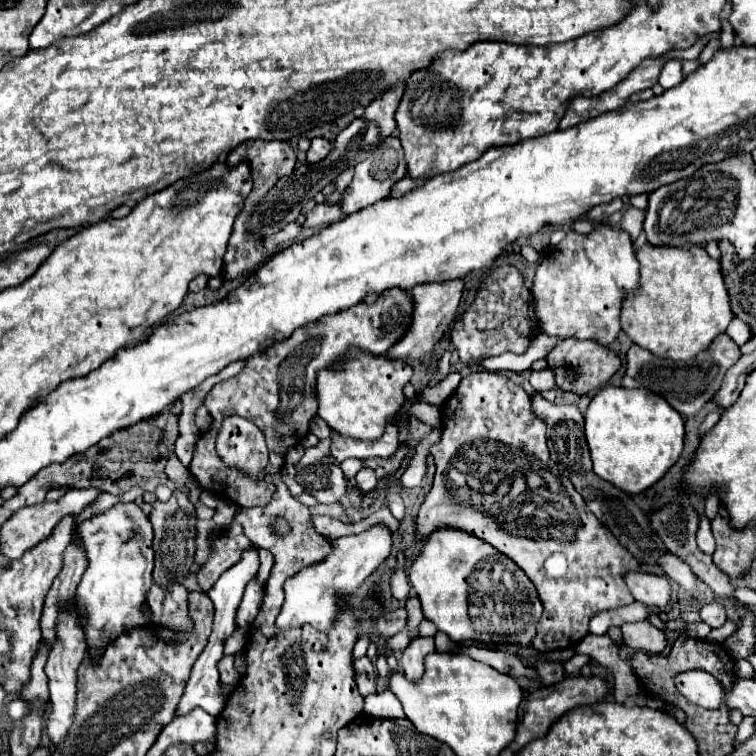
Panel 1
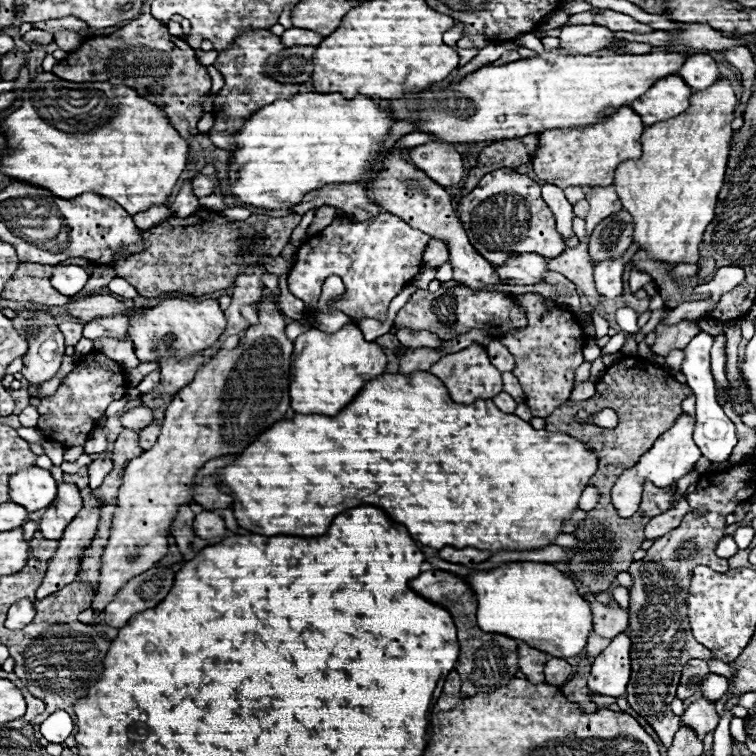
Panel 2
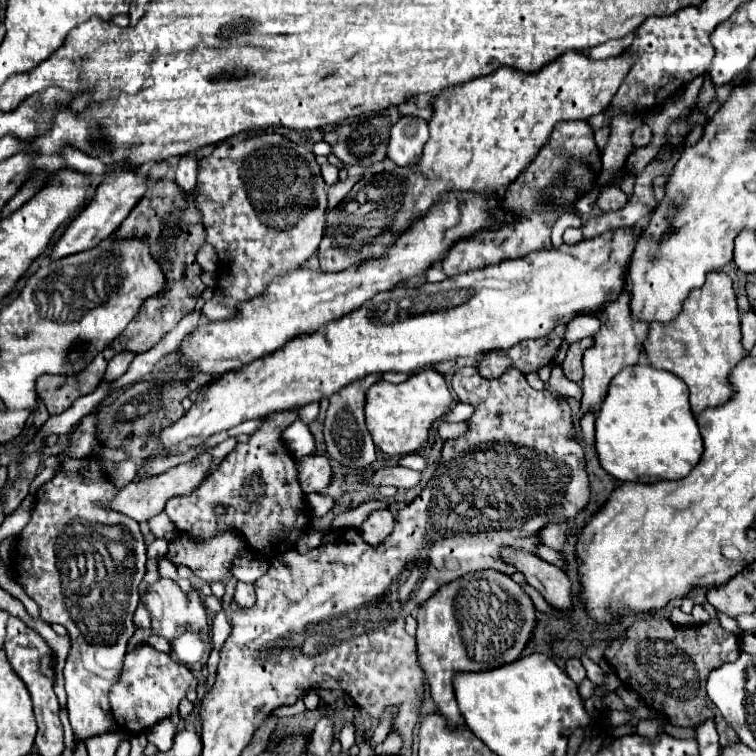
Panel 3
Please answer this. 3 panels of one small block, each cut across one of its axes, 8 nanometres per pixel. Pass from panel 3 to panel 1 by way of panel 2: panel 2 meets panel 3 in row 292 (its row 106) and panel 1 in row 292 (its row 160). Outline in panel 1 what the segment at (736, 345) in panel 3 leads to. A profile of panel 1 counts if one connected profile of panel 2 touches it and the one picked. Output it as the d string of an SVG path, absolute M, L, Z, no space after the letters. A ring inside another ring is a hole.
M646 242L636 250L636 260L640 264L640 286L636 292L626 292L622 304L622 330L634 344L662 358L688 360L706 350L728 328L734 314L720 264L702 246L684 250Z

